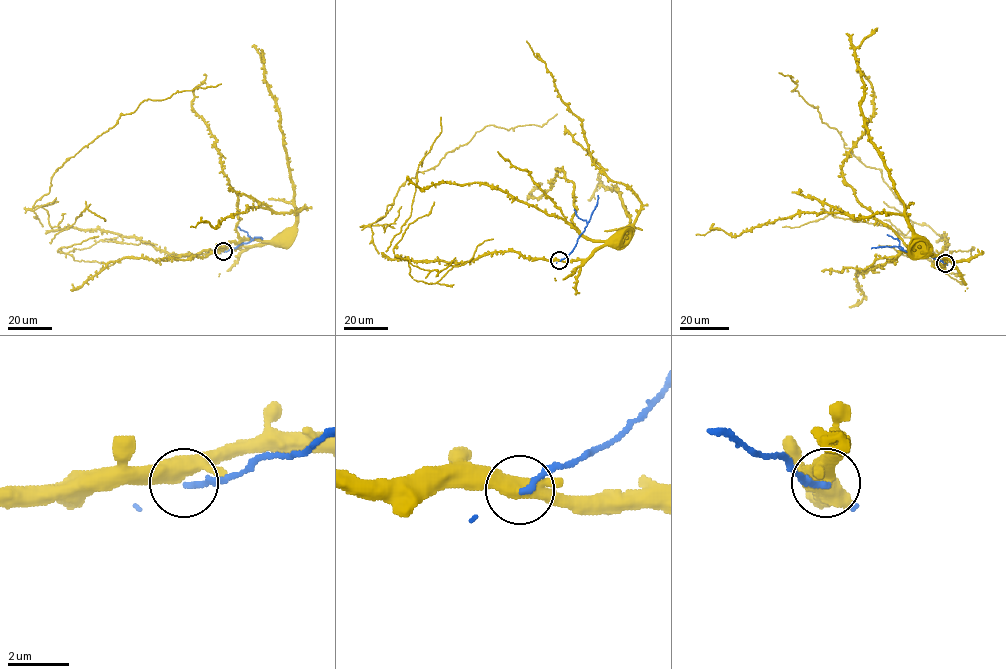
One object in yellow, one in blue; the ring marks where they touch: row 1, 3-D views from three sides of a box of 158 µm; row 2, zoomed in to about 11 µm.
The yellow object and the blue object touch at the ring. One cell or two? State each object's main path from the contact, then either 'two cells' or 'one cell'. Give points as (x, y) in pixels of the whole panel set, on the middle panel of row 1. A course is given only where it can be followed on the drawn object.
yellow via (559, 261), (586, 259), (624, 229), (627, 237) | blue via (560, 261), (575, 245), (598, 195) | two cells

